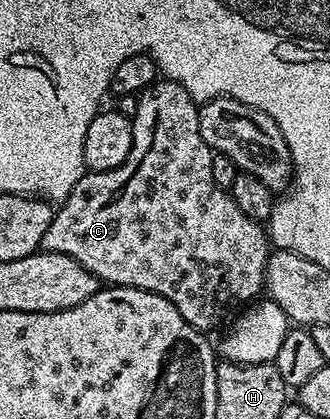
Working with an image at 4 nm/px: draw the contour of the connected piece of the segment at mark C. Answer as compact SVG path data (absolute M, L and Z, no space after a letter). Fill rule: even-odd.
M160 77L145 88L139 95L137 113L131 117L131 124L133 149L129 149L129 157L117 169L87 171L73 185L73 193L58 204L51 216L42 250L73 257L73 261L85 265L104 284L136 287L165 297L189 325L204 333L210 332L210 327L217 326L219 319L250 304L256 298L254 295L264 290L268 232L245 217L230 194L213 181L213 152L201 137L199 107L180 83Z

